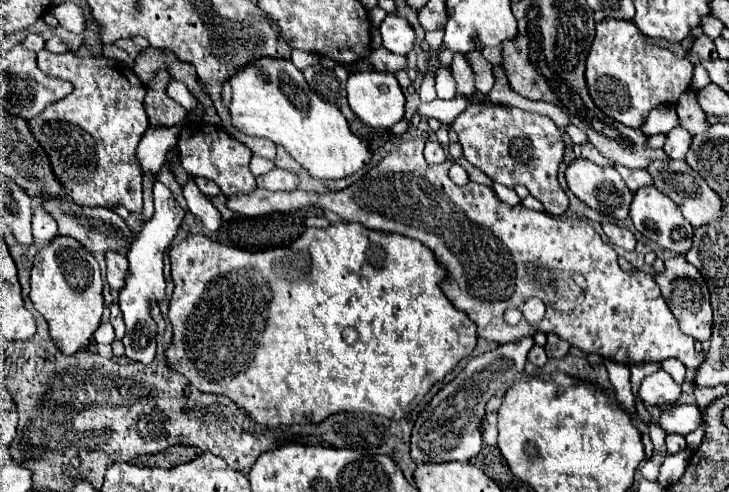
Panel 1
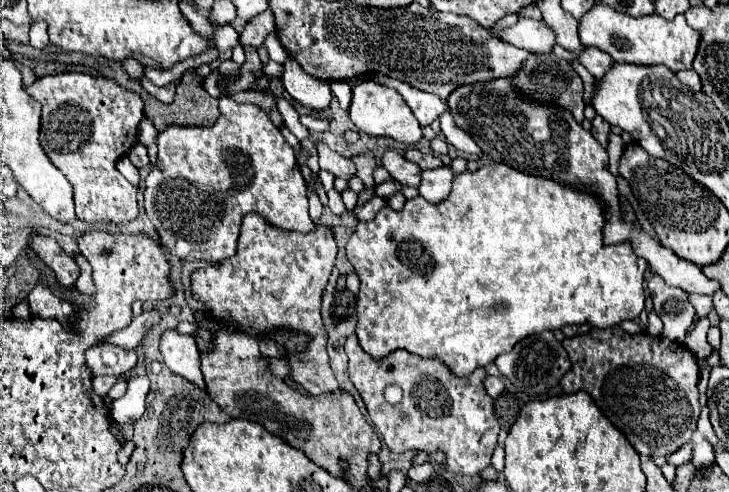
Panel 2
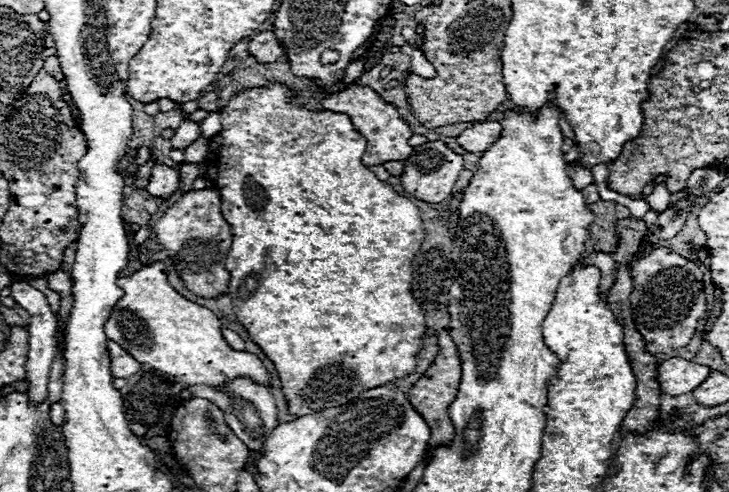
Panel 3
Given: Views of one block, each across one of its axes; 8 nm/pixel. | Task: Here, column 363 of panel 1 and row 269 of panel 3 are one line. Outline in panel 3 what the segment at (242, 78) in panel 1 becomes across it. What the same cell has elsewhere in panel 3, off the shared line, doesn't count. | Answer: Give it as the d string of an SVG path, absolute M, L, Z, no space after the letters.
M150 262L138 272L118 278L124 296L112 308L104 324L104 334L116 340L140 364L178 376L186 384L224 386L236 374L250 376L260 384L268 384L268 372L262 362L248 352L234 352L222 338L216 314L196 302L180 296L168 282L168 268L162 262Z

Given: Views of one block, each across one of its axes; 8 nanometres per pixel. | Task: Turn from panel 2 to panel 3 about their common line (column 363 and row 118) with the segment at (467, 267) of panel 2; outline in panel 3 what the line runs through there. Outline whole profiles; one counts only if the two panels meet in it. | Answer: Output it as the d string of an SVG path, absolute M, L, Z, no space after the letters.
M270 84L266 88L244 90L234 96L226 108L220 112L222 116L222 132L210 138L210 150L204 158L208 176L214 186L218 186L218 194L222 200L222 216L232 228L232 246L224 260L224 266L230 274L228 296L232 300L232 310L236 320L246 328L250 340L256 342L268 360L274 364L282 392L288 400L288 412L294 416L306 416L312 412L322 412L326 408L336 408L348 404L352 398L362 396L366 390L384 386L396 378L406 378L416 370L418 352L422 348L422 336L426 330L426 318L420 310L418 302L412 296L412 260L424 240L422 220L418 216L418 208L406 196L400 196L390 184L378 180L360 160L366 150L366 140L354 132L352 122L344 114L336 112L310 112L306 108L288 104L286 88L278 84Z

